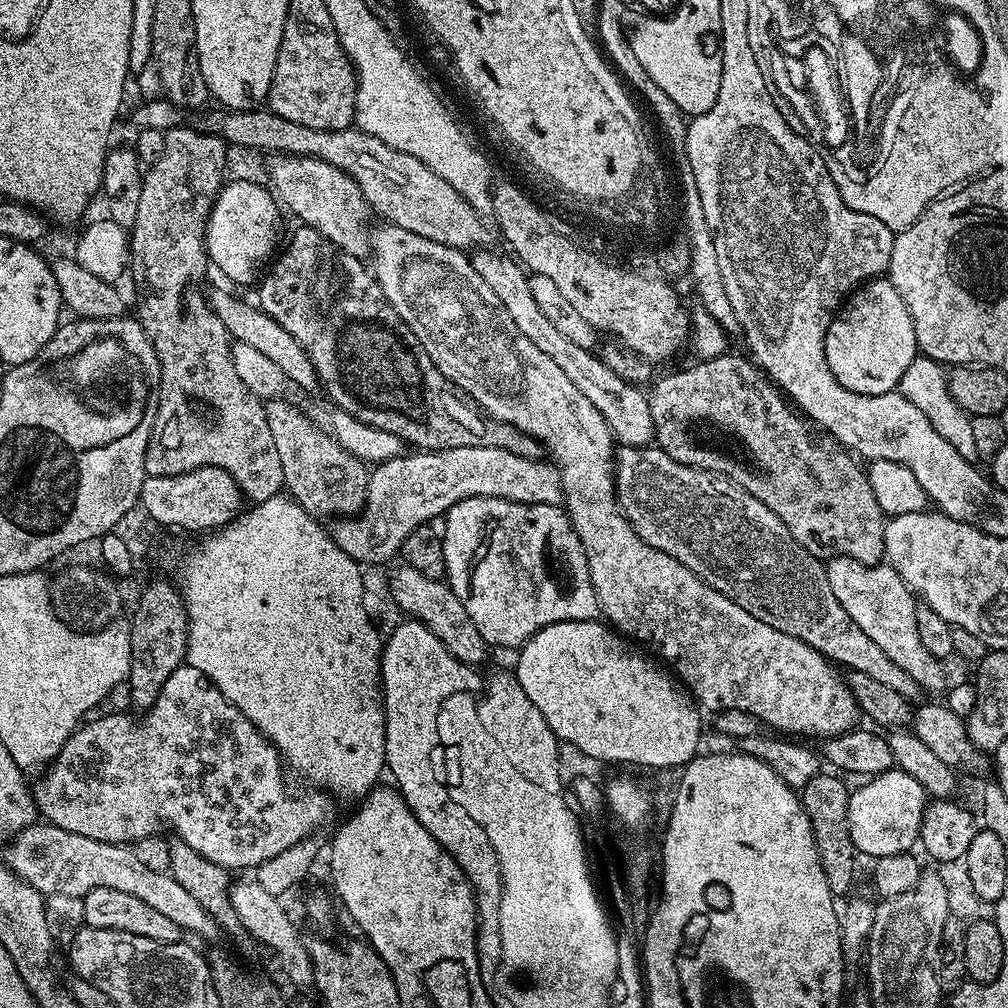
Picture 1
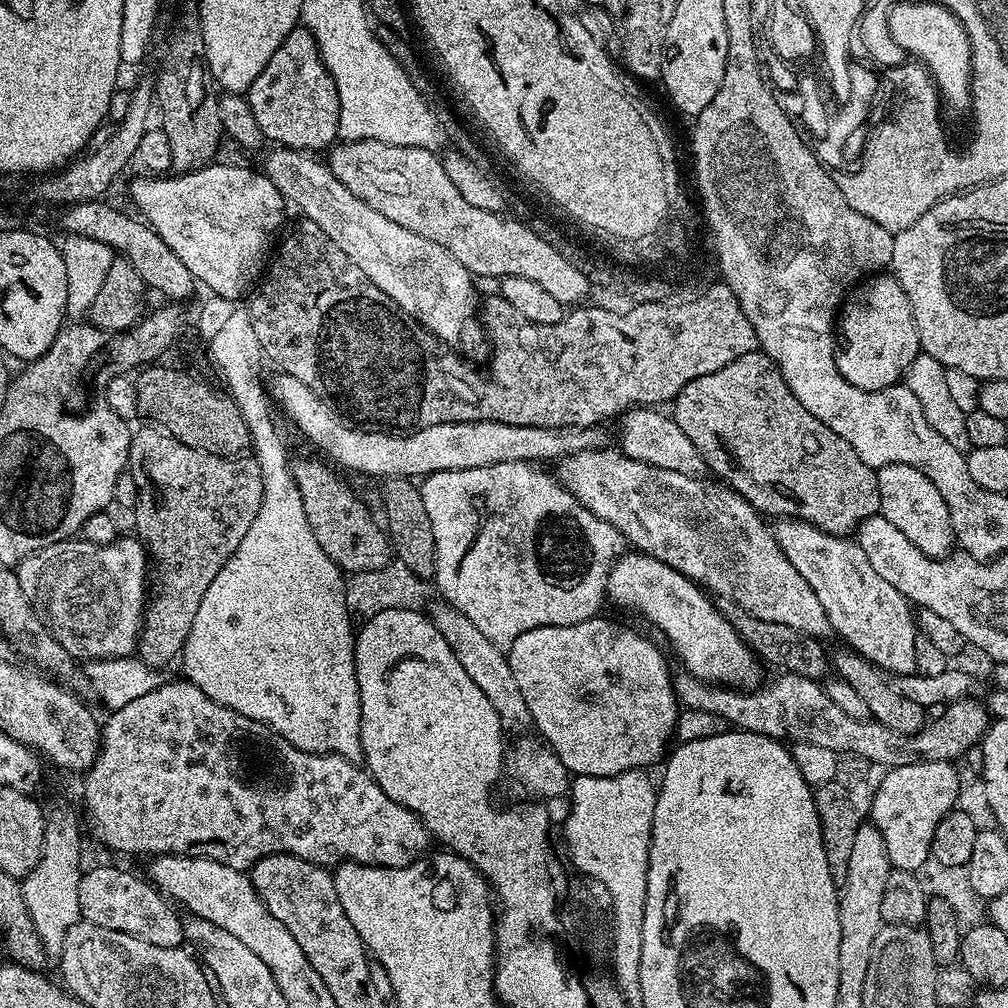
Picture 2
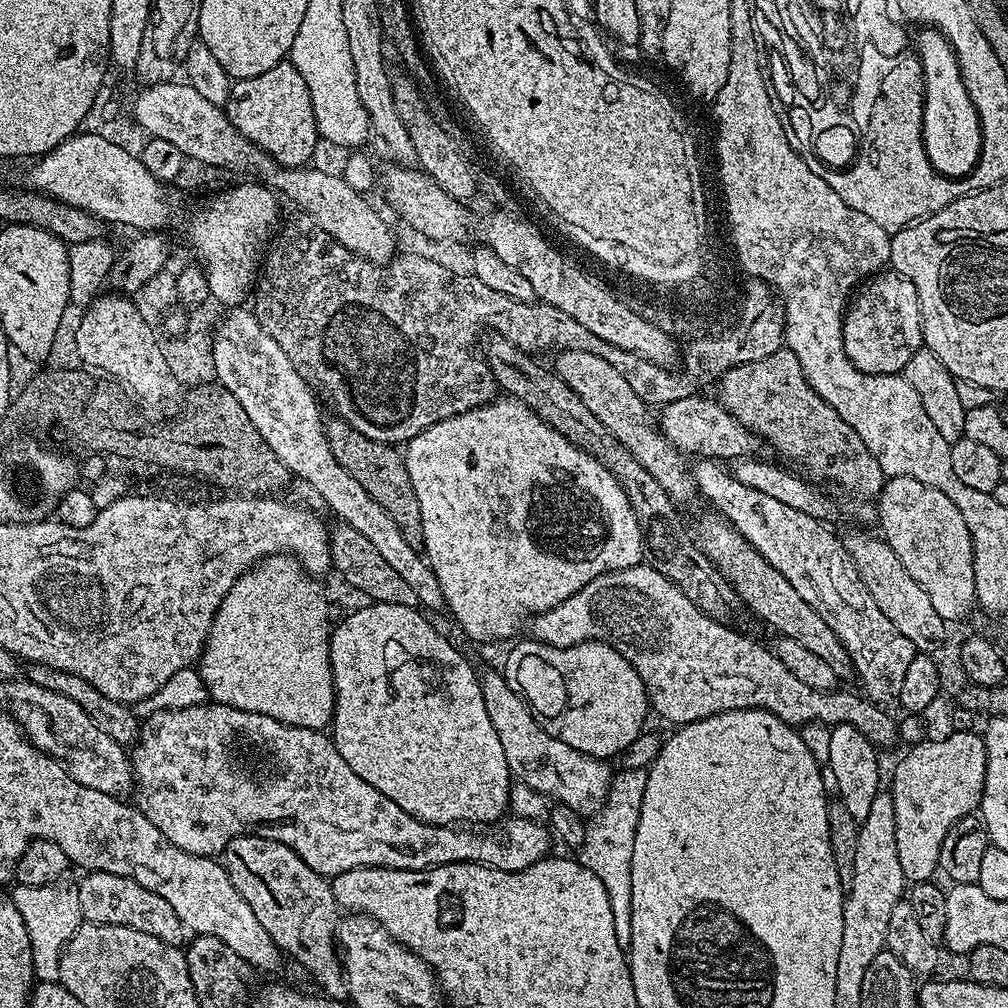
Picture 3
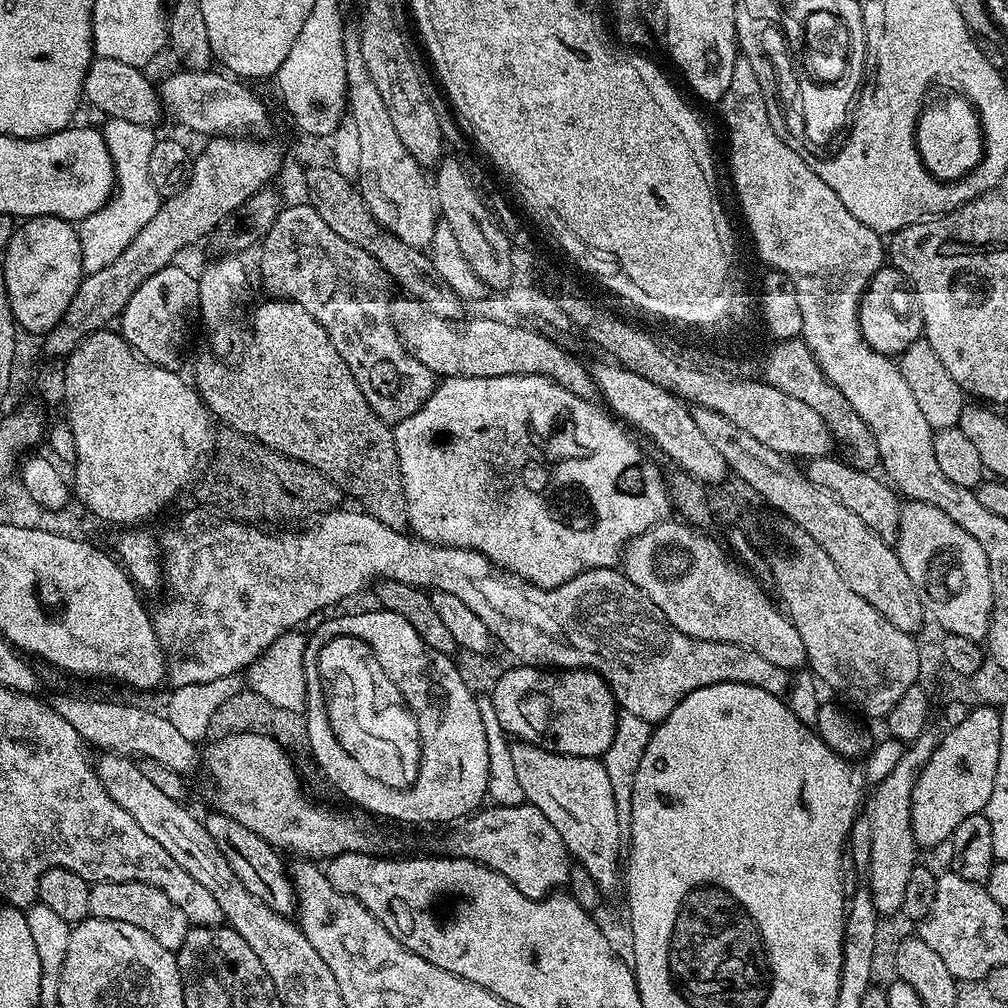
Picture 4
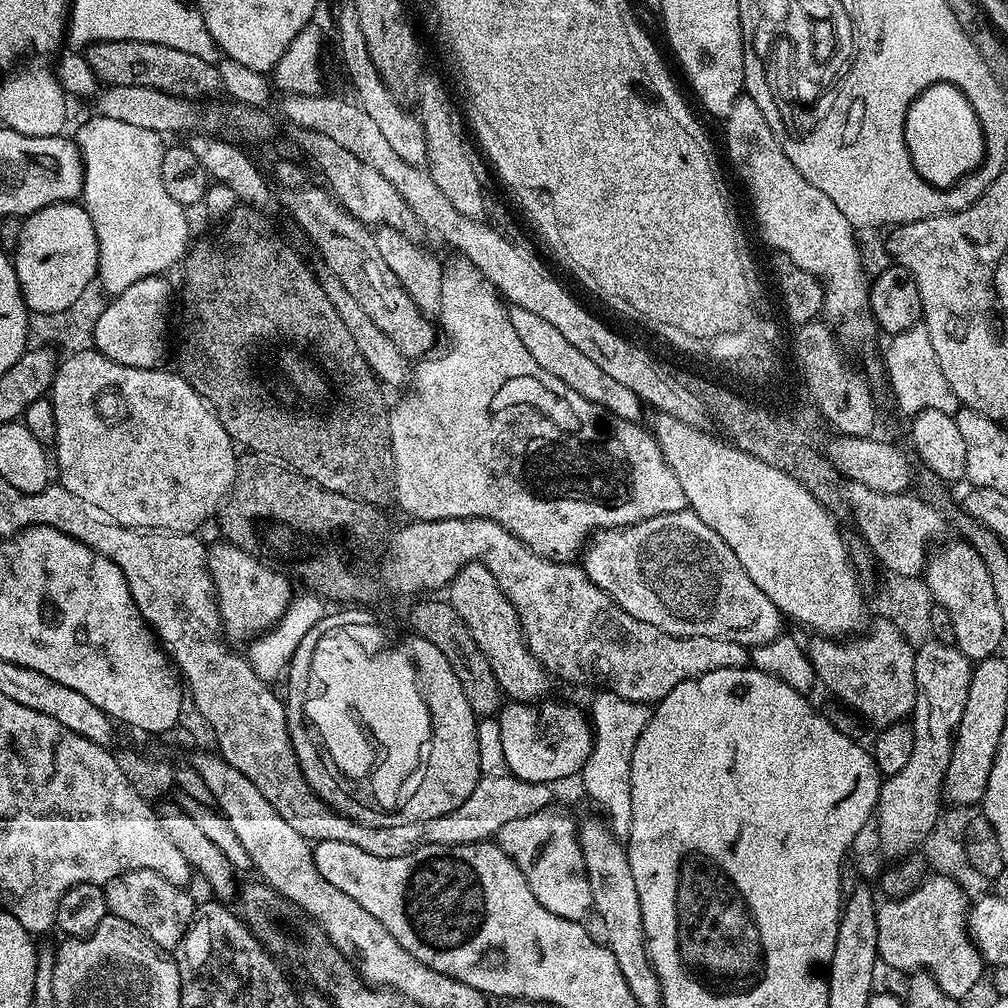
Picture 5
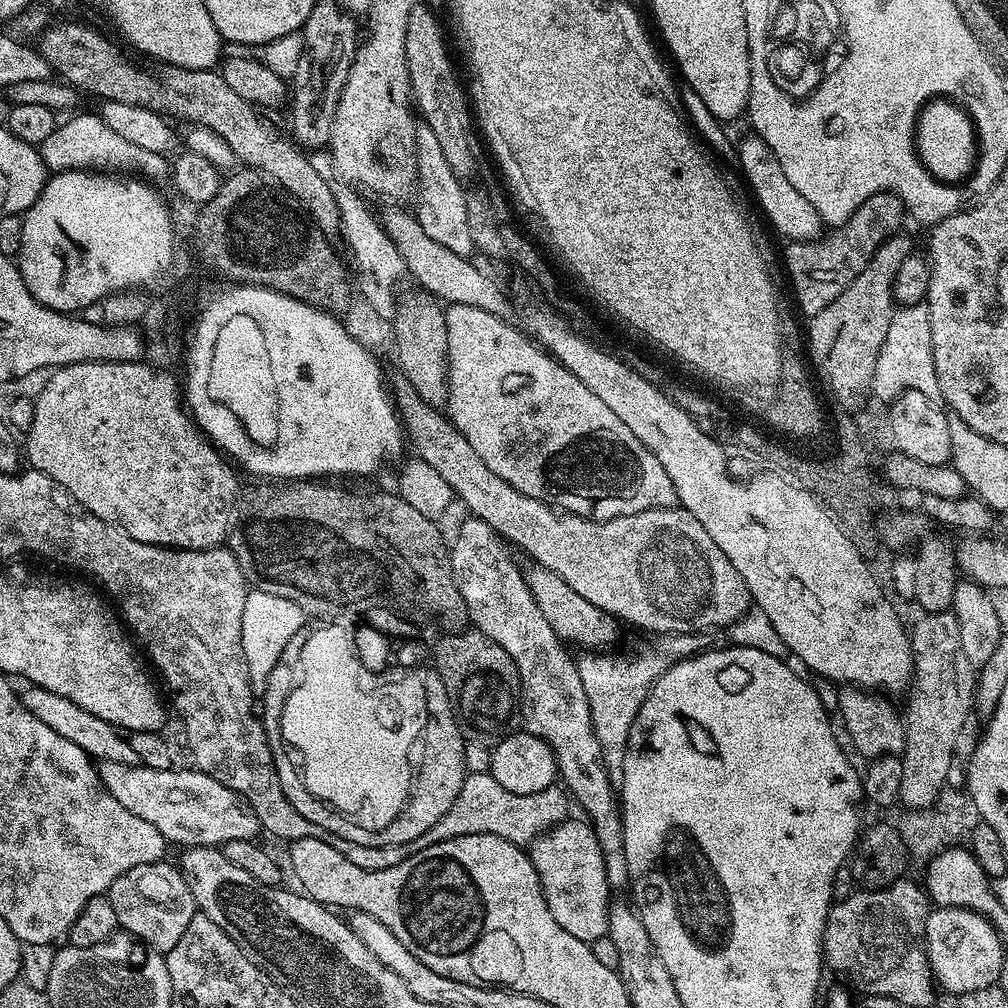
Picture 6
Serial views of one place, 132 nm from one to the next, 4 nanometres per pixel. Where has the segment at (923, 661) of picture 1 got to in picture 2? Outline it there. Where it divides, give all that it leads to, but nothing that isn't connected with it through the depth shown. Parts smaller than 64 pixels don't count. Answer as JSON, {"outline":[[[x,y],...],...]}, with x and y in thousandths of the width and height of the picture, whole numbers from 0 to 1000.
{"outline":[[[781,514],[771,515],[768,527],[772,542],[776,542],[788,565],[792,565],[792,569],[804,577],[804,585],[812,589],[812,597],[815,597],[815,605],[819,605],[825,618],[825,627],[833,630],[837,634],[834,636],[846,647],[852,647],[878,668],[889,667],[890,672],[906,670],[909,667],[907,633],[911,630],[906,600],[867,566],[863,554],[855,550],[853,539]]]}

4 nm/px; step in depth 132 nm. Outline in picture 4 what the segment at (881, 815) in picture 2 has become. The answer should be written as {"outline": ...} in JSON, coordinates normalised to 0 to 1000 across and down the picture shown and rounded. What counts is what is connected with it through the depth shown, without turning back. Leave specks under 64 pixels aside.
{"outline":[[[968,700],[953,712],[952,718],[948,718],[941,724],[938,730],[932,731],[927,748],[923,748],[923,752],[919,756],[919,760],[913,763],[911,772],[907,776],[907,788],[905,789],[905,822],[907,823],[907,831],[910,838],[914,842],[929,841],[932,837],[939,838],[944,832],[946,823],[950,823],[950,819],[956,814],[957,812],[962,812],[966,808],[976,806],[980,801],[982,792],[986,788],[986,768],[990,768],[990,744],[992,743],[992,707],[987,701],[981,700]]]}

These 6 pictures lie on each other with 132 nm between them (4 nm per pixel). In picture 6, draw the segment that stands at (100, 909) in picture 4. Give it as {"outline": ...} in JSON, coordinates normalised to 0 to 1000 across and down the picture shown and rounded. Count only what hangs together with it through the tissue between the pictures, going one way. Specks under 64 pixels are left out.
{"outline":[[[158,853],[145,859],[133,859],[118,869],[105,888],[117,907],[119,921],[128,929],[134,929],[154,944],[165,946],[181,931],[188,911],[196,908],[194,892],[188,887],[188,879],[174,856]]]}

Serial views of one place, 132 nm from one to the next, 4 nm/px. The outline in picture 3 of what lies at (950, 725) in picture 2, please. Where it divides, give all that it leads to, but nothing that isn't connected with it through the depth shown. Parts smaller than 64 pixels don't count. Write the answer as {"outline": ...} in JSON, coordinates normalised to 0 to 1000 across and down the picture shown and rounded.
{"outline":[[[636,558],[627,563],[618,563],[608,567],[599,567],[589,577],[577,581],[573,589],[562,593],[554,601],[541,607],[534,607],[527,612],[527,634],[535,639],[545,639],[551,643],[563,643],[567,639],[576,639],[582,635],[596,635],[599,639],[609,641],[629,665],[633,665],[633,673],[641,681],[643,697],[646,705],[651,706],[667,720],[678,720],[685,716],[692,716],[696,712],[704,712],[708,708],[716,708],[724,704],[737,702],[755,702],[776,716],[787,720],[804,717],[817,717],[822,720],[838,717],[847,720],[868,740],[885,738],[889,734],[889,718],[876,706],[872,697],[849,687],[833,687],[826,685],[816,687],[799,681],[795,675],[788,673],[776,657],[772,657],[769,646],[765,642],[757,643],[750,635],[721,623],[721,618],[704,613],[673,581],[669,581],[646,559]]]}

